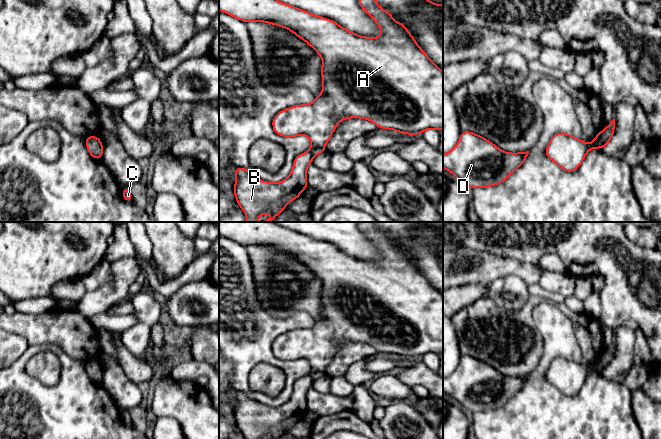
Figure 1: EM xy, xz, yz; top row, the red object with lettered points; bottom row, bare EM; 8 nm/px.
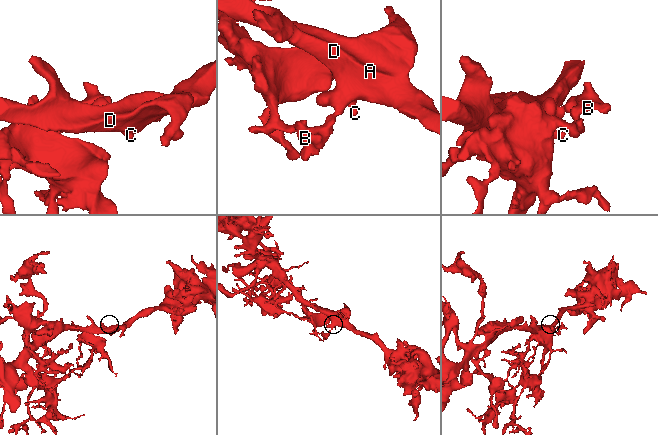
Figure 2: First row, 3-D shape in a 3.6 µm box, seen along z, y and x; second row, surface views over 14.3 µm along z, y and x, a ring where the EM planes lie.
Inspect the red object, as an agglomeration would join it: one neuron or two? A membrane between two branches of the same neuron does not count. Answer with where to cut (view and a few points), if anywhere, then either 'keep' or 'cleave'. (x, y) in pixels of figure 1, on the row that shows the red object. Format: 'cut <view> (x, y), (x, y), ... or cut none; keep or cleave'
cut yz (595, 137), (598, 147); cleave

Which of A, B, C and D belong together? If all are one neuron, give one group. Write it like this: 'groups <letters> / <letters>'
groups A C D / B

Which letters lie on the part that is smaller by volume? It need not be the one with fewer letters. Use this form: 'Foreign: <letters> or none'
Foreign: B

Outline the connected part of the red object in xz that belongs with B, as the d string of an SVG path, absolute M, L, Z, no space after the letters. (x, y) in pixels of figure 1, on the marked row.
M308 151L298 155L294 159L294 164L290 175L279 183L264 182L253 176L248 169L236 167L236 183L234 184L234 194L238 205L247 216L246 222L259 222L257 218L264 212L269 212L271 216L265 220L272 221L277 215L285 210L285 206L300 197L301 190L307 189L306 171L312 163L314 155Z

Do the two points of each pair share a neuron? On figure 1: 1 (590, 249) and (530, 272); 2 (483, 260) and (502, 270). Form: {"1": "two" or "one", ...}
{"1": "two", "2": "one"}

